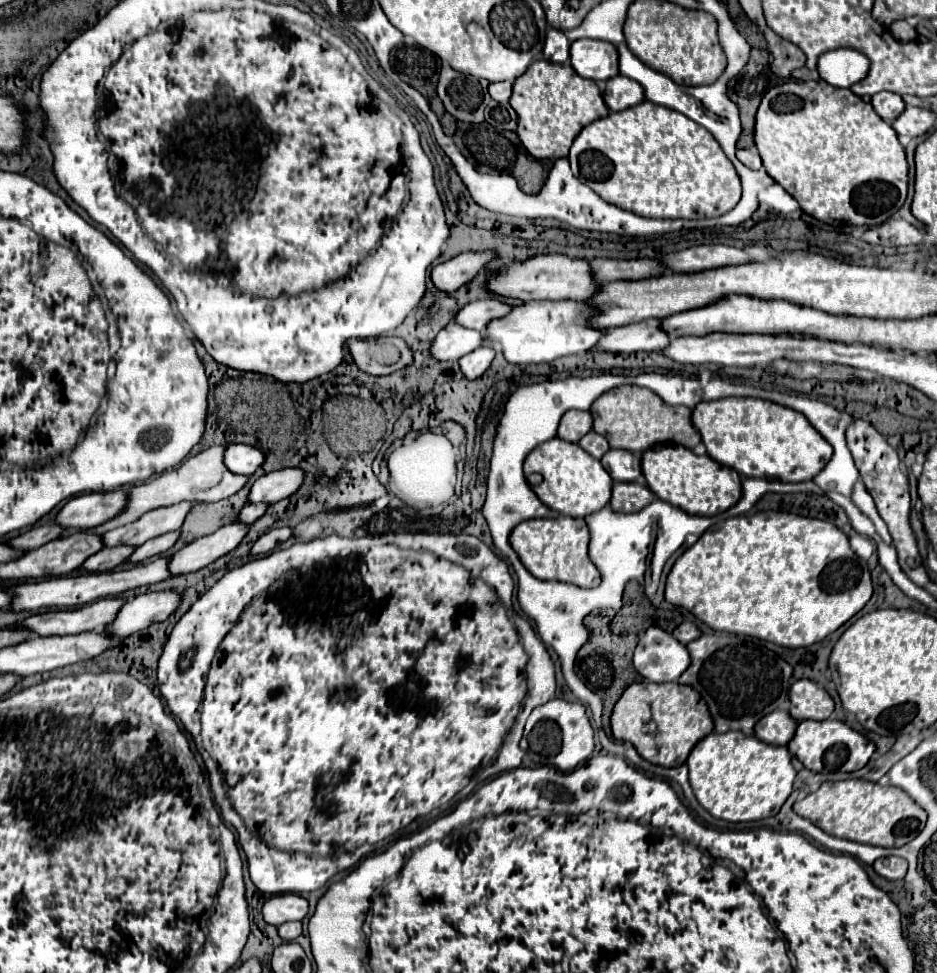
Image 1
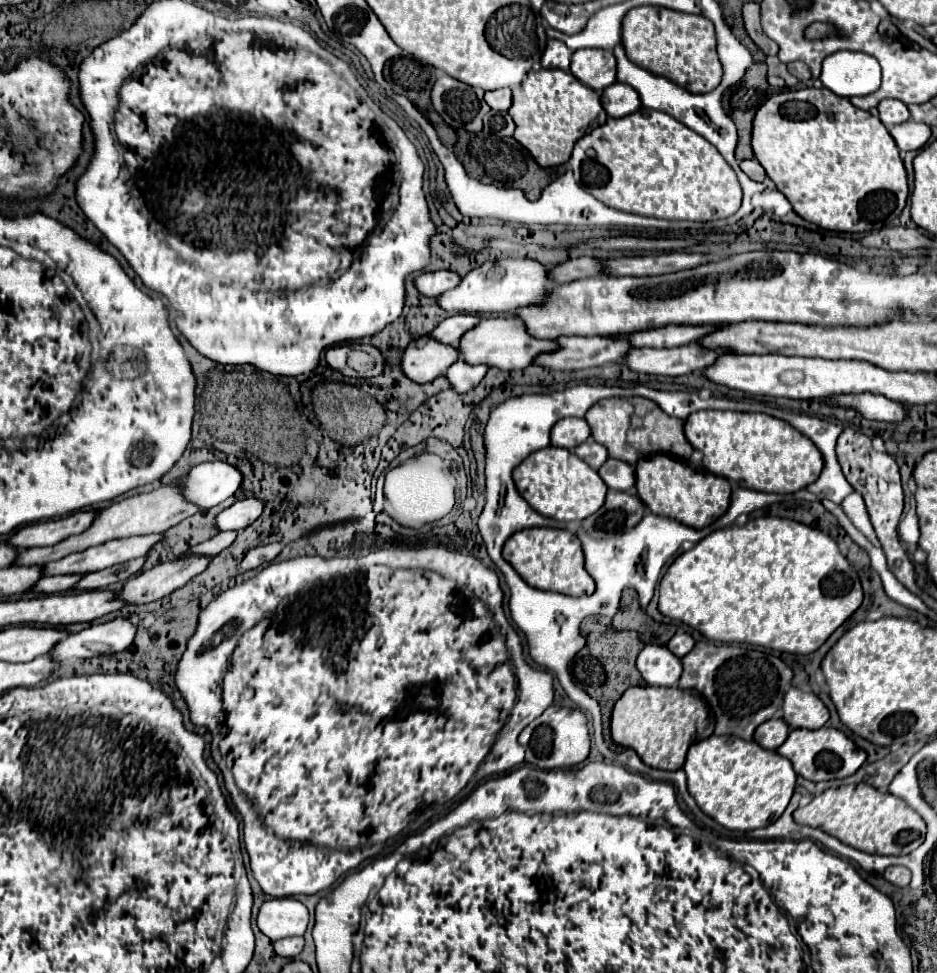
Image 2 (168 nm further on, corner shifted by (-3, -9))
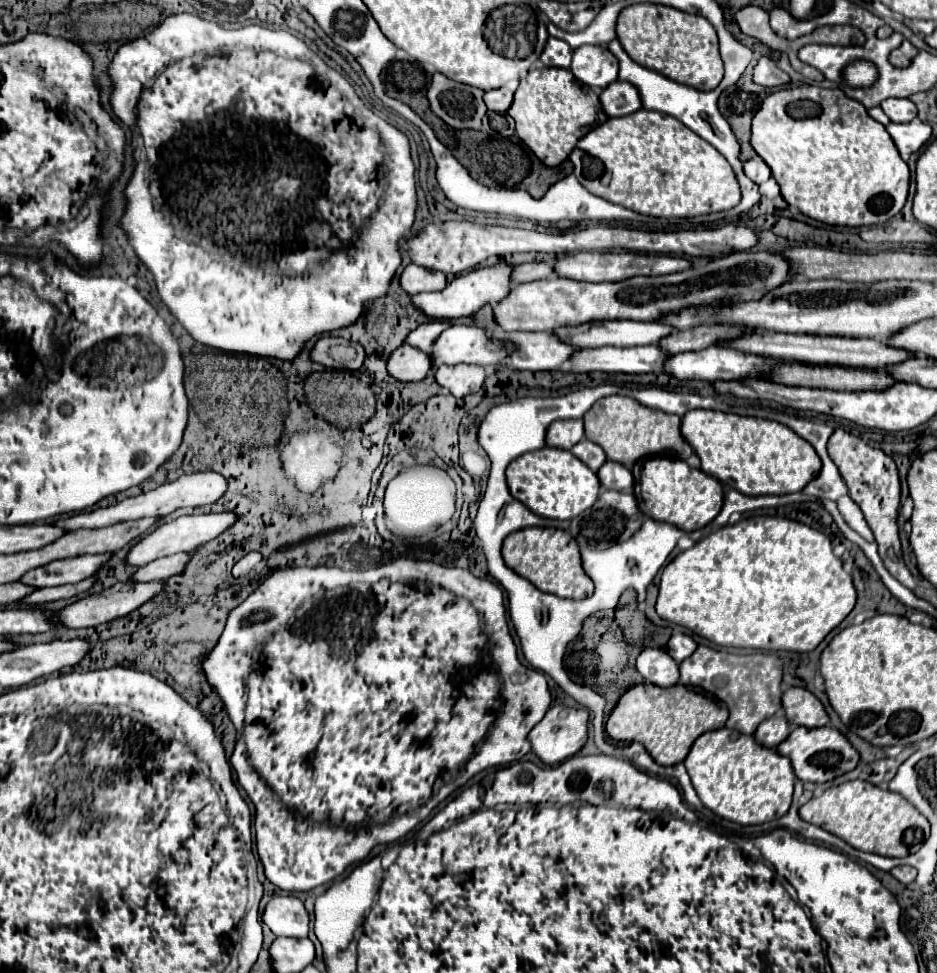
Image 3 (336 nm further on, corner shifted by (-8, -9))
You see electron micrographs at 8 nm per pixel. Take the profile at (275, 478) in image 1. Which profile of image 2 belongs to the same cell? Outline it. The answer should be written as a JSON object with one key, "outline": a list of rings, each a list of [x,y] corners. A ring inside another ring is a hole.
{"outline":[[[255,498],[237,500],[215,516],[215,528],[219,532],[243,530],[249,524],[253,524],[261,516],[261,512],[263,512],[263,502],[261,500],[255,500]]]}

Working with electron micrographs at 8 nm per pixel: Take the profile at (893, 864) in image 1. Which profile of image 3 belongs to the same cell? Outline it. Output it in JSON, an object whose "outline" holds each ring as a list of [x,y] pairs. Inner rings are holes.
{"outline":[[[896,866],[890,874],[902,884],[910,884],[916,880],[916,870],[912,866]]]}

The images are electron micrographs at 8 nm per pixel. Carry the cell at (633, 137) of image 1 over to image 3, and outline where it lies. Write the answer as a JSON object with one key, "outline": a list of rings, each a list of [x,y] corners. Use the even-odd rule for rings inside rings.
{"outline":[[[642,108],[622,118],[608,118],[602,126],[592,128],[584,138],[580,138],[574,152],[570,154],[570,160],[574,164],[574,176],[586,190],[612,204],[620,204],[646,216],[692,218],[730,210],[742,198],[734,170],[730,164],[726,164],[726,160],[722,160],[722,154],[716,152],[712,144],[706,144],[706,140],[700,136],[694,136],[694,132],[690,132],[680,120],[664,112]]]}

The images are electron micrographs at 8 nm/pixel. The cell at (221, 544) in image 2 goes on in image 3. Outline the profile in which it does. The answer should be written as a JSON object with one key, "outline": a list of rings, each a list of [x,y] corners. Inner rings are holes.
{"outline":[[[180,552],[180,554],[174,554],[174,556],[164,556],[164,558],[158,558],[142,568],[138,568],[138,572],[132,576],[132,580],[140,580],[140,582],[148,582],[148,580],[154,580],[154,578],[160,578],[160,580],[166,580],[170,576],[176,576],[176,574],[182,574],[186,564],[192,560],[194,552]]]}

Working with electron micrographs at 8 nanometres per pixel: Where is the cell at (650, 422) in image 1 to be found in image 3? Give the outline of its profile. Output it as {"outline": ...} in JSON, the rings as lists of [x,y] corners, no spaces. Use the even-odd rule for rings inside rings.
{"outline":[[[608,396],[598,400],[584,416],[584,430],[590,442],[600,444],[604,448],[608,460],[620,462],[626,468],[632,468],[642,456],[668,454],[670,458],[688,460],[694,452],[680,432],[678,416],[664,414],[656,408],[640,406],[634,398],[628,396]]]}

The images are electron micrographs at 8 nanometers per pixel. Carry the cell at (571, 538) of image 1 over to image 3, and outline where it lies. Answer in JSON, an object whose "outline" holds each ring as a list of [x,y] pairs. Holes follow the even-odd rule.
{"outline":[[[558,528],[518,530],[504,540],[502,556],[508,568],[512,568],[518,576],[530,580],[542,592],[560,598],[586,598],[592,596],[594,592],[594,584],[582,568],[578,542],[566,530],[558,530]]]}

